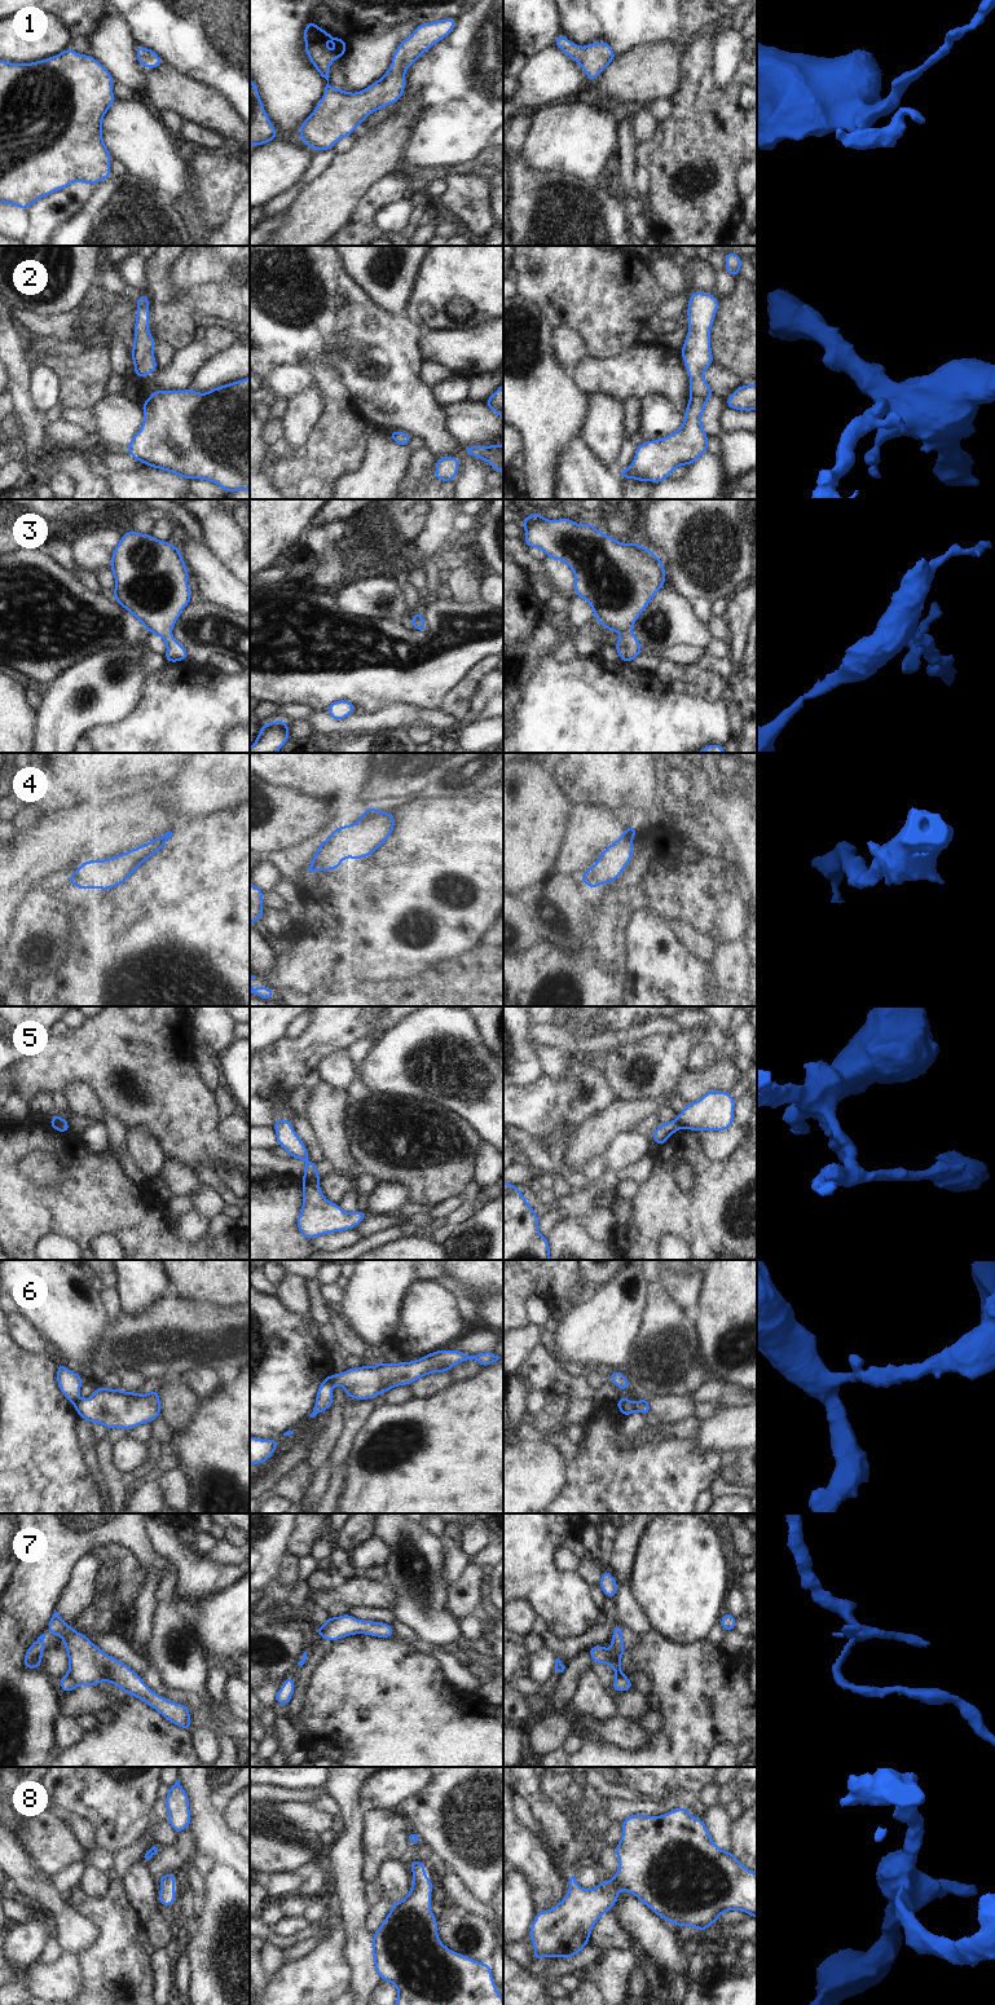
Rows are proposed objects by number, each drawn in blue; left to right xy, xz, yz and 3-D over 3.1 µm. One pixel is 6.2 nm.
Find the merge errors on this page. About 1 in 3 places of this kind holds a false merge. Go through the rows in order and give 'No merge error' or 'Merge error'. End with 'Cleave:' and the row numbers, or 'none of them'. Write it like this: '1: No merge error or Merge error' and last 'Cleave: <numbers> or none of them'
1: No merge error
2: No merge error
3: No merge error
4: No merge error
5: Merge error
6: Merge error
7: Merge error
8: No merge error
Cleave: 5, 6, 7.

